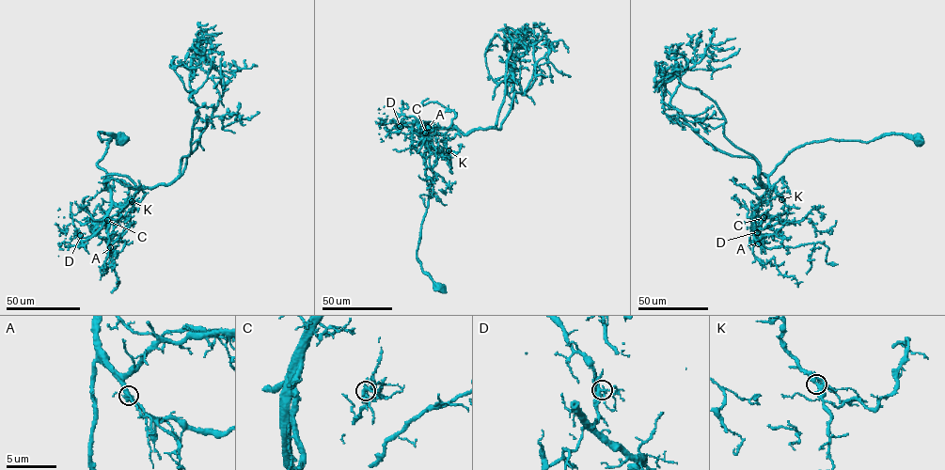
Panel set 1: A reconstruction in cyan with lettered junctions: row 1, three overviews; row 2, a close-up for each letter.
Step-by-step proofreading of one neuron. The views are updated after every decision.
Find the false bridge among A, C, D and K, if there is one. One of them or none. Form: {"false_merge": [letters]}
{"false_merge": []}

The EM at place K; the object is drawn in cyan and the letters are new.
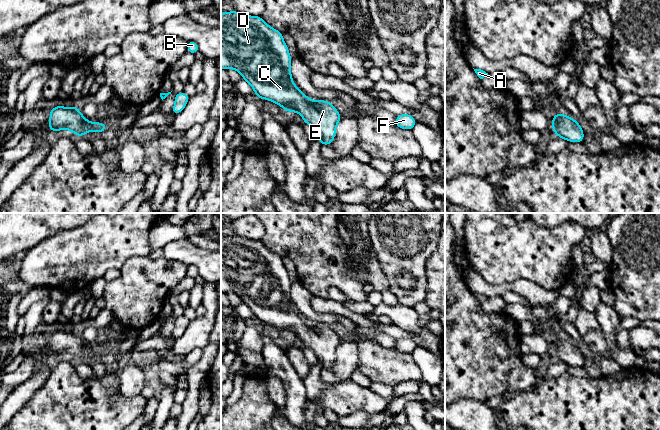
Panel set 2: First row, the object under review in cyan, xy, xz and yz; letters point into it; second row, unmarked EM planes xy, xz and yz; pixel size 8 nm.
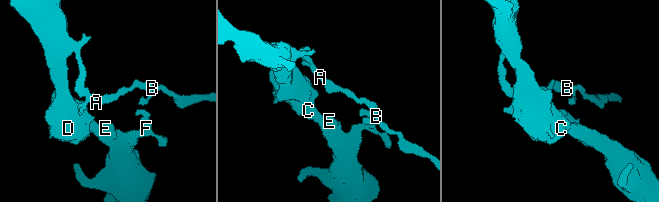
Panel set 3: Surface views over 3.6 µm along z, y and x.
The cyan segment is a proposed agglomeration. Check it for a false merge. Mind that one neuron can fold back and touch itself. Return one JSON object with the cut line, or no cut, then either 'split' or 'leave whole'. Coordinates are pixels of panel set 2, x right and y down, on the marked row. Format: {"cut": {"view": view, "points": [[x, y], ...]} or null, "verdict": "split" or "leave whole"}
{"cut": null, "verdict": "leave whole"}

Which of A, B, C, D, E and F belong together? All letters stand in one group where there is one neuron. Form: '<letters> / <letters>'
A B C D E F

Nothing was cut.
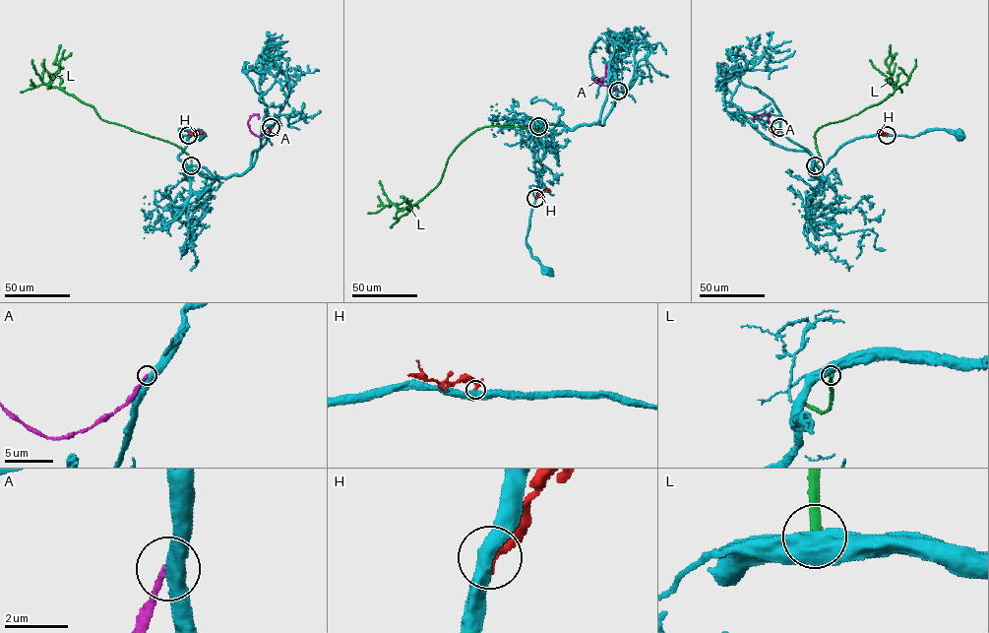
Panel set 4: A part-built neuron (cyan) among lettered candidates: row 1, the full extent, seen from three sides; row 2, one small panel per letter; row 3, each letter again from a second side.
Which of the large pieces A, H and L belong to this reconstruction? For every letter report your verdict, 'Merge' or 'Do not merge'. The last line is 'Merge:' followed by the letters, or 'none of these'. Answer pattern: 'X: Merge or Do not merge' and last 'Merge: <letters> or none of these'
A: Do not merge
H: Do not merge
L: Do not merge
Merge: none of these

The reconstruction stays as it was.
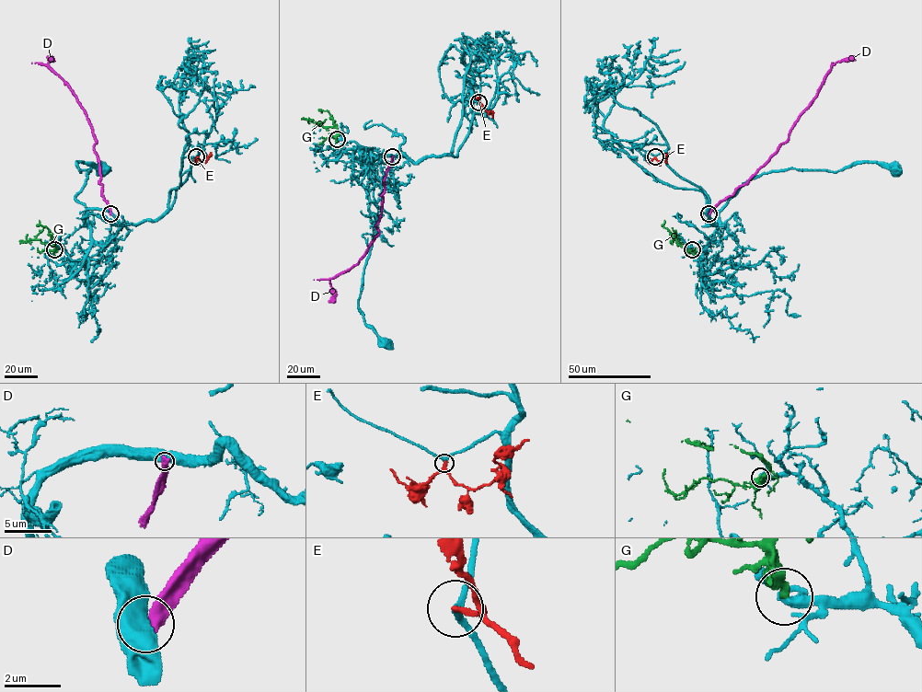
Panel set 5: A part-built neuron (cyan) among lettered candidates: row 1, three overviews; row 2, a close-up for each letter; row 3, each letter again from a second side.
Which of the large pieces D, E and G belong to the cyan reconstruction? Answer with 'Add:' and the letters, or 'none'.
Add: E, G

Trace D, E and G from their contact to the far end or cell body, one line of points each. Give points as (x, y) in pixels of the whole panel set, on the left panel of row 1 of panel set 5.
D: (110, 213), (102, 194), (96, 140), (87, 114), (71, 88), (48, 65), (51, 60), (47, 57)
E: (196, 156), (202, 161), (211, 152)
G: (54, 249), (53, 245), (43, 244), (40, 239), (19, 241)

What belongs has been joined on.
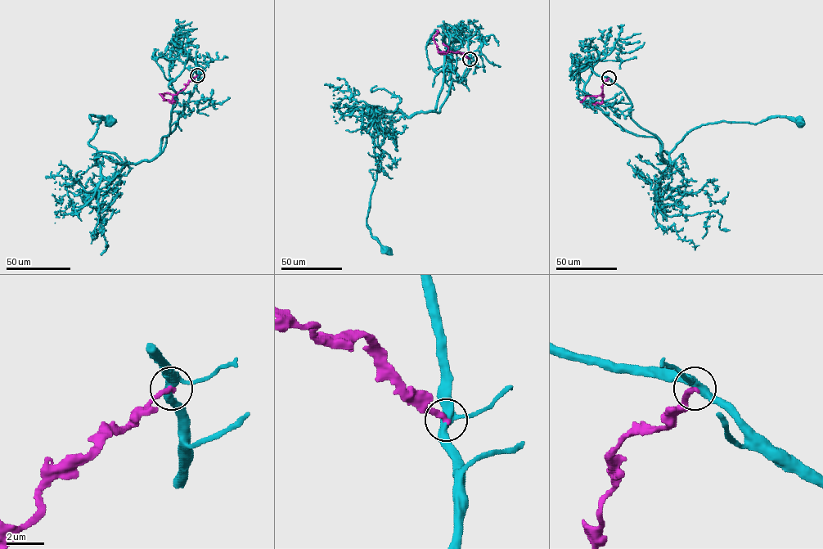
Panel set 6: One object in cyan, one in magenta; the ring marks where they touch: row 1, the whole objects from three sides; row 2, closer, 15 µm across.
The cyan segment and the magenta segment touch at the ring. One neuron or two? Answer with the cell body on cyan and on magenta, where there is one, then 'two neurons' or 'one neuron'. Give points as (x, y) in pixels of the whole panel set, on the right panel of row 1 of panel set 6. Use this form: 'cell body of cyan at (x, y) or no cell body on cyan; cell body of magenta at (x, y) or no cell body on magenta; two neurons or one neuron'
cell body of cyan at (799, 122); no cell body on magenta; two neurons

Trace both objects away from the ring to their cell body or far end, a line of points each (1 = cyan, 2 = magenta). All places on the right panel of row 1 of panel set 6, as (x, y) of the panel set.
1: (609, 78), (631, 119), (662, 144), (660, 164), (662, 150), (703, 125), (799, 122)
2: (609, 78), (603, 83), (600, 95), (603, 96), (586, 96), (580, 101)

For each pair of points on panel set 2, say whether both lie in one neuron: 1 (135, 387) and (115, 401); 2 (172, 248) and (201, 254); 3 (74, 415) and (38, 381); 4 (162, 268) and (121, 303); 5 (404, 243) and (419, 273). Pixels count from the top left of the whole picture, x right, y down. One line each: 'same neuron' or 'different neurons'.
1: different neurons
2: same neuron
3: different neurons
4: same neuron
5: same neuron

